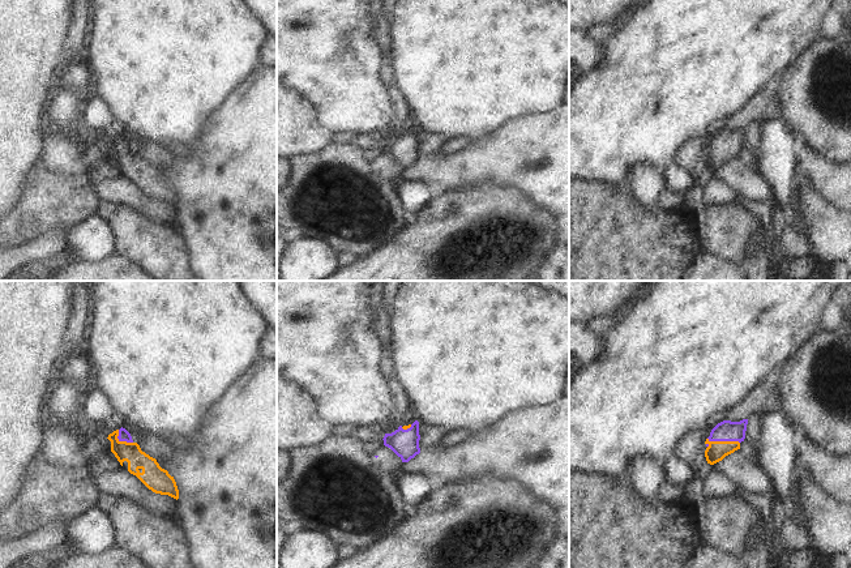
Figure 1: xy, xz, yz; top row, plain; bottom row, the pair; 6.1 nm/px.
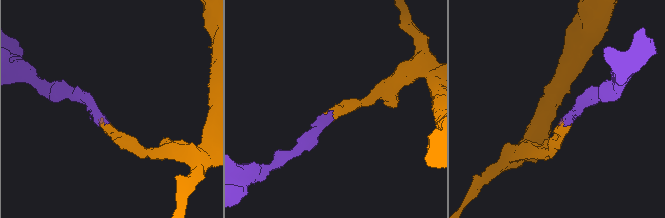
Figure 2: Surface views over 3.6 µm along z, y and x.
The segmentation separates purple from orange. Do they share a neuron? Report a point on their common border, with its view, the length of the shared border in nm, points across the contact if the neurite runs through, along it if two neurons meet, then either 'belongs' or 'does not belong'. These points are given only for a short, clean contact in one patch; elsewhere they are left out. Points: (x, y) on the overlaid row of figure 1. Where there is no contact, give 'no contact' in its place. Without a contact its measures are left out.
meets purple in yz at (722, 440); contact 200 nm long; runs through yz (725, 431), (722, 440), (717, 451); belongs

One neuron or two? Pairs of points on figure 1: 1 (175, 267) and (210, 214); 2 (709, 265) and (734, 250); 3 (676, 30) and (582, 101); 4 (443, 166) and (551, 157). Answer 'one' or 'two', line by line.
1: two
2: two
3: one
4: one

